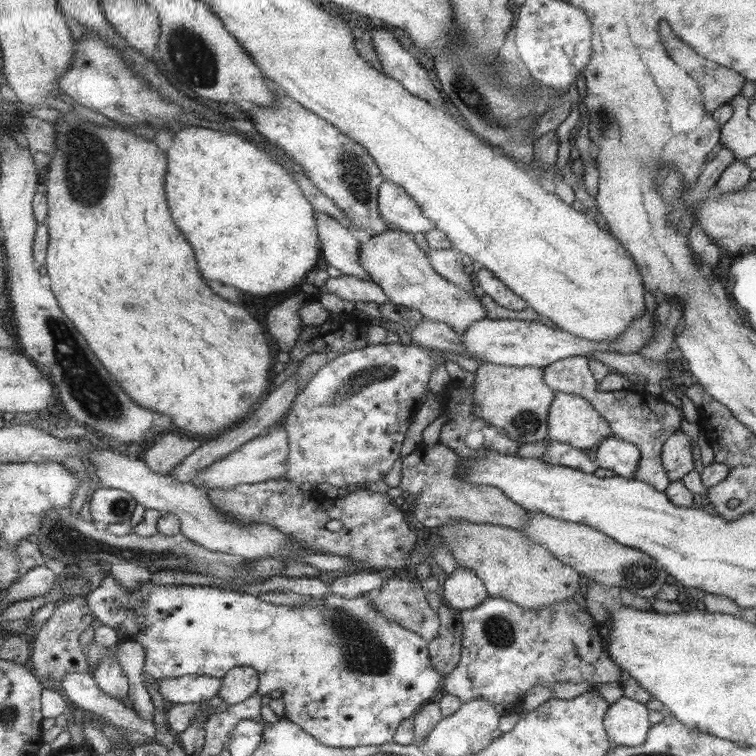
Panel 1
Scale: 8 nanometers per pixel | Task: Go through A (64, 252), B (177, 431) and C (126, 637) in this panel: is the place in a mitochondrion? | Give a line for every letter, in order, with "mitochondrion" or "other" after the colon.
A: other
B: other
C: other

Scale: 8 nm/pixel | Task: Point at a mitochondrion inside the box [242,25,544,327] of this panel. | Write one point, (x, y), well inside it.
(466, 91)

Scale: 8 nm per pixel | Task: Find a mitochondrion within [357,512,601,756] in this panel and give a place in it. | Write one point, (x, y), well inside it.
(499, 632)

